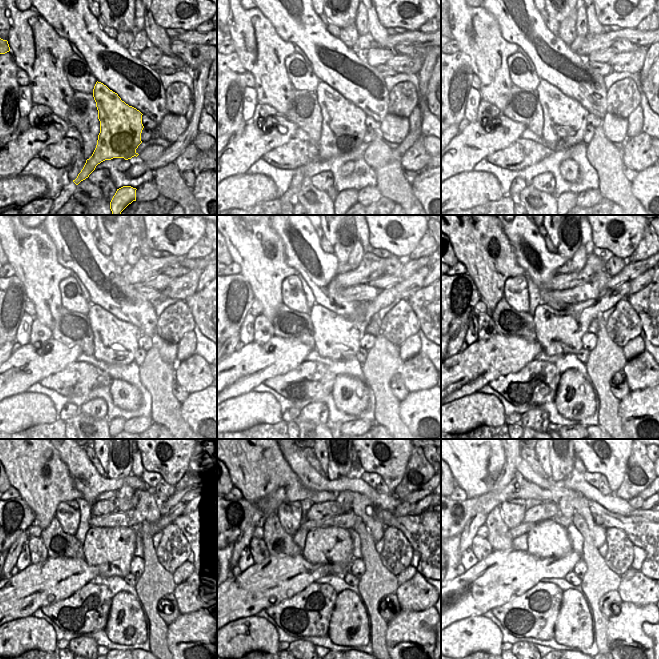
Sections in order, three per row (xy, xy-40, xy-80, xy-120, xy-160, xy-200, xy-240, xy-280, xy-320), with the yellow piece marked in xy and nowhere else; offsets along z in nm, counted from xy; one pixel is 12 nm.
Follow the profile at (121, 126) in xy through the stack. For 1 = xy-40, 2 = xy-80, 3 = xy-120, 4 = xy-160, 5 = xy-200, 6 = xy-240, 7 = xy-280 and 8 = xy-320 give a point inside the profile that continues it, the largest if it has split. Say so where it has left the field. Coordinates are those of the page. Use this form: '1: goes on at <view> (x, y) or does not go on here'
1: goes on at xy-40 (343, 124)
2: goes on at xy-80 (565, 119)
3: goes on at xy-120 (115, 342)
4: goes on at xy-160 (336, 337)
5: goes on at xy-200 (558, 331)
6: goes on at xy-240 (111, 550)
7: goes on at xy-280 (332, 545)
8: goes on at xy-320 (546, 539)

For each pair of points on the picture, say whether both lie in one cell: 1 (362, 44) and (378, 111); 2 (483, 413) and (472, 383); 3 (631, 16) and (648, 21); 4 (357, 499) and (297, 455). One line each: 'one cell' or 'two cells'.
1: two cells
2: two cells
3: two cells
4: two cells

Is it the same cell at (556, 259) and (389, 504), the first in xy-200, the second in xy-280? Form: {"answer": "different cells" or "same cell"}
{"answer": "same cell"}

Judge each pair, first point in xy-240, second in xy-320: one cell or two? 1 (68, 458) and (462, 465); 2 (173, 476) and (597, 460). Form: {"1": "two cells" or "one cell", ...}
{"1": "two cells", "2": "one cell"}

